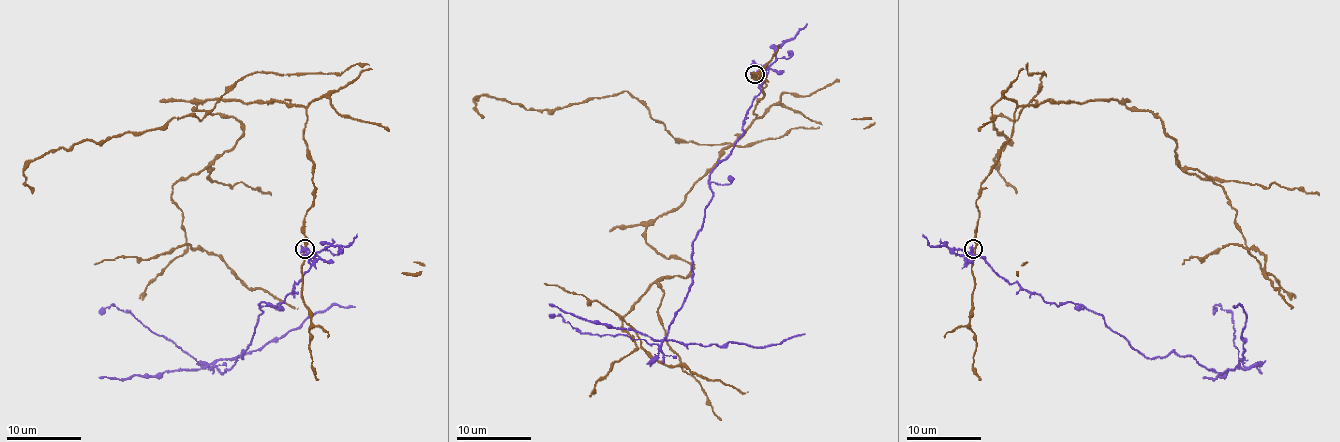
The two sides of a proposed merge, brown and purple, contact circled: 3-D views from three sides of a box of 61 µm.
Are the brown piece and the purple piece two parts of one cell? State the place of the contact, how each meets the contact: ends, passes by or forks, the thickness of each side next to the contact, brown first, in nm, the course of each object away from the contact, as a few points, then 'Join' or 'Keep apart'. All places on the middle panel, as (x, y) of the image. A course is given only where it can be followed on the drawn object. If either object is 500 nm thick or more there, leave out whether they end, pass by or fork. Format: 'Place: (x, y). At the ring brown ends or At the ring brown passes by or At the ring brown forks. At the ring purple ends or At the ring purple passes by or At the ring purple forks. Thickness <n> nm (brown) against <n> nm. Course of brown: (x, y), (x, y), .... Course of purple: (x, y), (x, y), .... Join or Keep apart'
Place: (755, 74). At the ring brown passes by. At the ring purple ends. Thickness 200 nm (brown) against 400 nm. Course of brown: (754, 73), (756, 118), (645, 229), (692, 270), (660, 276), (621, 326), (668, 366), (748, 392). Course of purple: (754, 73), (765, 79), (711, 173), (690, 291), (666, 338), (763, 347), (805, 334). Keep apart

